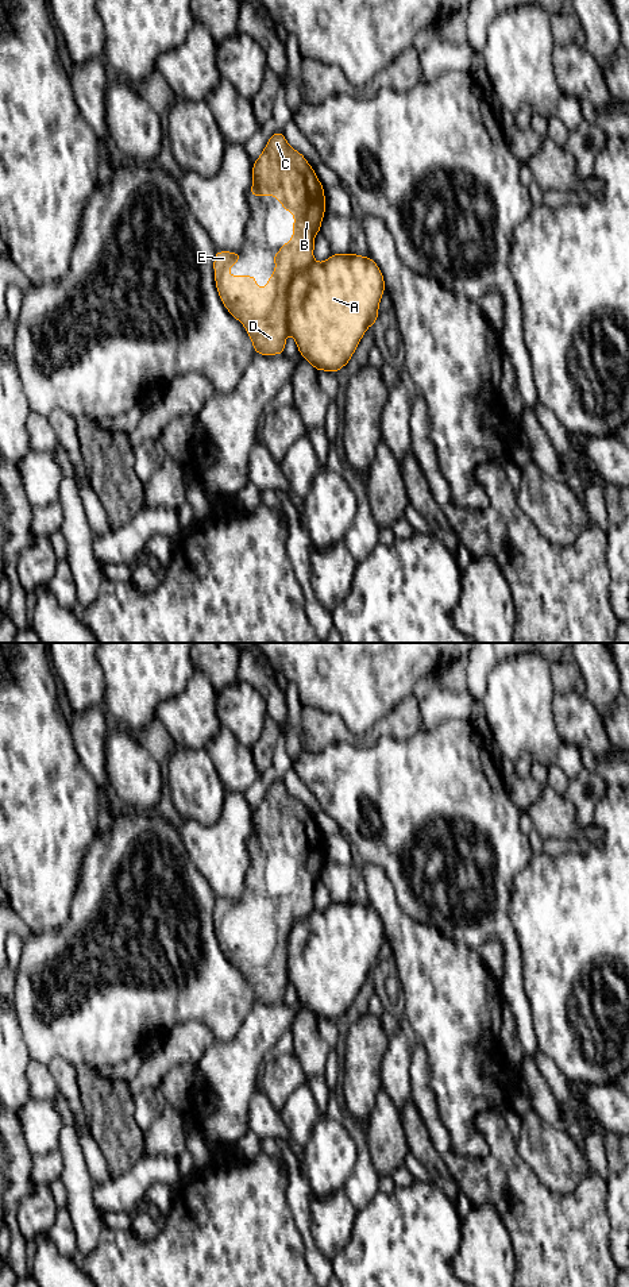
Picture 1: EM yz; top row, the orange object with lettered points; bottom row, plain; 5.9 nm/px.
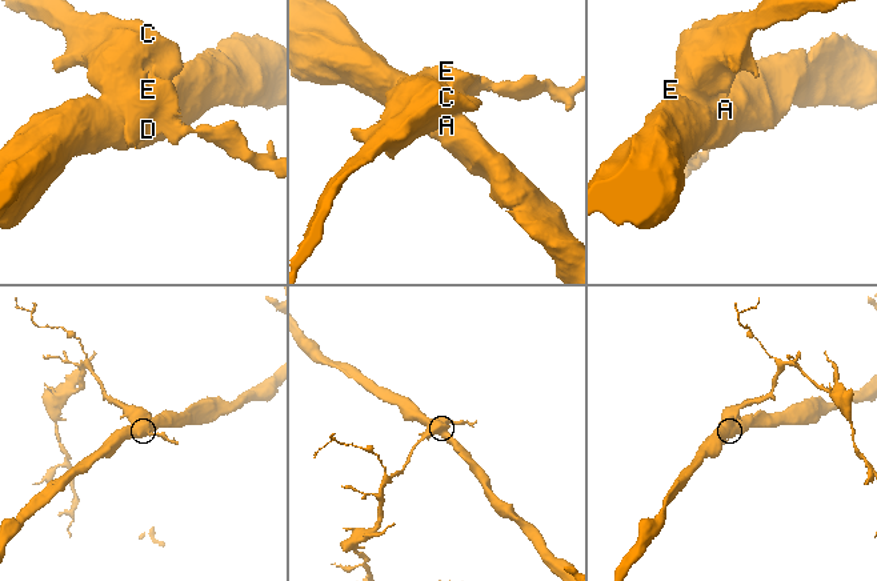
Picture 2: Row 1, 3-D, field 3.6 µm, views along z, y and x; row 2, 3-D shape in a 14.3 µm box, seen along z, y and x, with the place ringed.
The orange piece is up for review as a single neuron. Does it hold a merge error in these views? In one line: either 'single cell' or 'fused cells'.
fused cells

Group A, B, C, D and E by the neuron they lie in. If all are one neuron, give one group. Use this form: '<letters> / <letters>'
A / B C D E

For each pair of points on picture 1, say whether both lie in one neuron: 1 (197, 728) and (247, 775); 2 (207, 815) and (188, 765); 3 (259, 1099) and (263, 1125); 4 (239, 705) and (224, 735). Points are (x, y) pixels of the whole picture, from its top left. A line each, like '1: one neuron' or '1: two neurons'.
1: two neurons
2: one neuron
3: one neuron
4: two neurons

